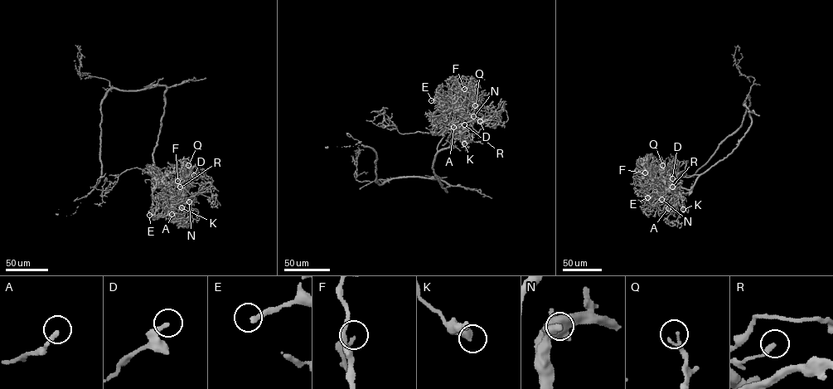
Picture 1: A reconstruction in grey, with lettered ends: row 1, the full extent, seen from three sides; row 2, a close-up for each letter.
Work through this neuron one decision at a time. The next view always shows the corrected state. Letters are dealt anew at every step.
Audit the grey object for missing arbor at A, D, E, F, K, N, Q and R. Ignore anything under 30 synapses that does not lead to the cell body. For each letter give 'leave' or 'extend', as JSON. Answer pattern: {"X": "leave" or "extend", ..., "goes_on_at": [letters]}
{"A": "leave", "D": "leave", "E": "leave", "F": "leave", "K": "leave", "N": "leave", "Q": "leave", "R": "leave", "goes_on_at": []}

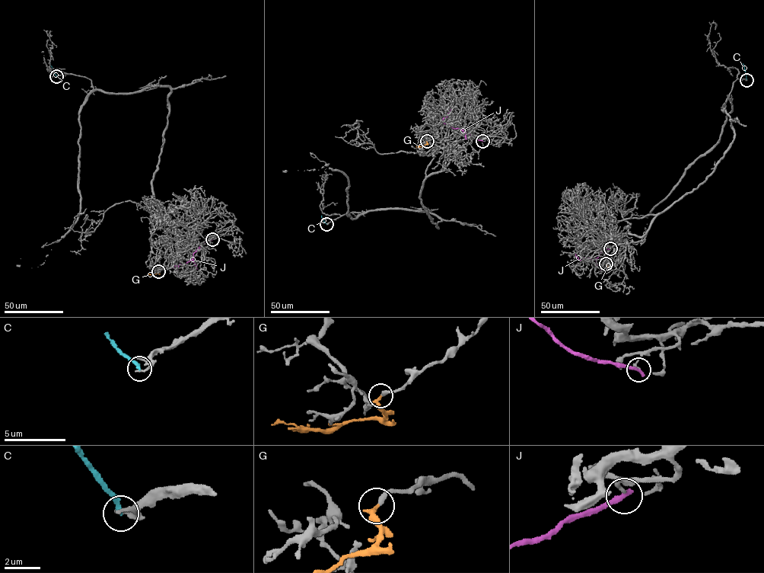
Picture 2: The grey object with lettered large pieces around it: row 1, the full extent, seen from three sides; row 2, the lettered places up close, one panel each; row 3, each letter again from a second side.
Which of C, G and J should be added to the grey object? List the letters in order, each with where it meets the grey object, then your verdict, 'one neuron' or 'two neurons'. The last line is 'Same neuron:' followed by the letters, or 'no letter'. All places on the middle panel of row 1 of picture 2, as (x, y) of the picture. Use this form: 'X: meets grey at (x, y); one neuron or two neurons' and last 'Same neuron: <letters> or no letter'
C: meets grey at (326, 224); two neurons
G: meets grey at (427, 141); one neuron
J: meets grey at (482, 141); two neurons
Same neuron: G

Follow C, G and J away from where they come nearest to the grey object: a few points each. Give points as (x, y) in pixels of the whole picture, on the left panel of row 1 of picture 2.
C: (56, 77), (50, 62)
G: (158, 271), (157, 273), (148, 274)
J: (212, 239), (199, 247), (189, 260), (172, 267), (176, 269), (179, 264)

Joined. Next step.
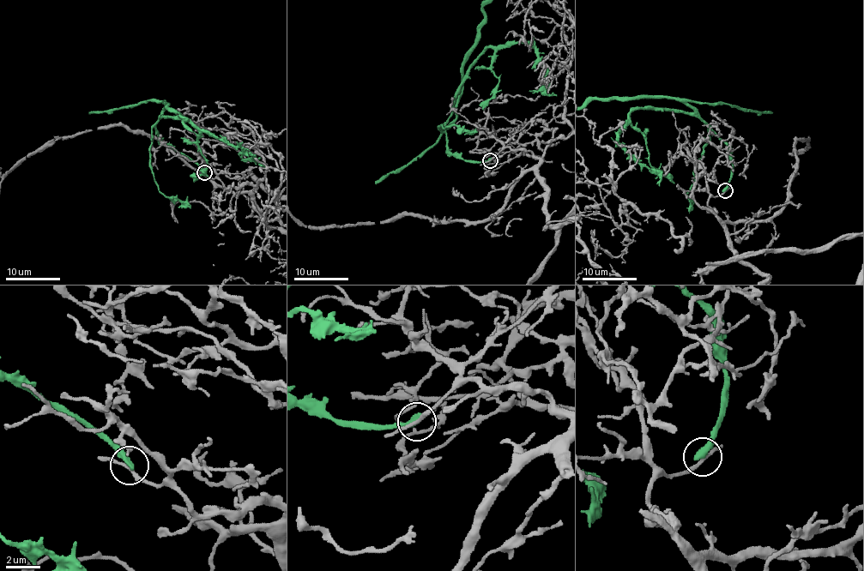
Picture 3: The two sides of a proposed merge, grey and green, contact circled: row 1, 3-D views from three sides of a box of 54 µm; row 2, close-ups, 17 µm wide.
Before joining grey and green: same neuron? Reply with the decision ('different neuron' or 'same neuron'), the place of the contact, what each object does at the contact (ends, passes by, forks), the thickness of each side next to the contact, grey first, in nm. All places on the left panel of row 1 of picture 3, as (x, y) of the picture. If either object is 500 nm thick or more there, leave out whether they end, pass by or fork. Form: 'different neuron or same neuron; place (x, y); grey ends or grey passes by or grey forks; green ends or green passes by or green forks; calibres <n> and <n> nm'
different neuron; place (204, 172); grey passes by; green ends; calibres 190 and 400 nm

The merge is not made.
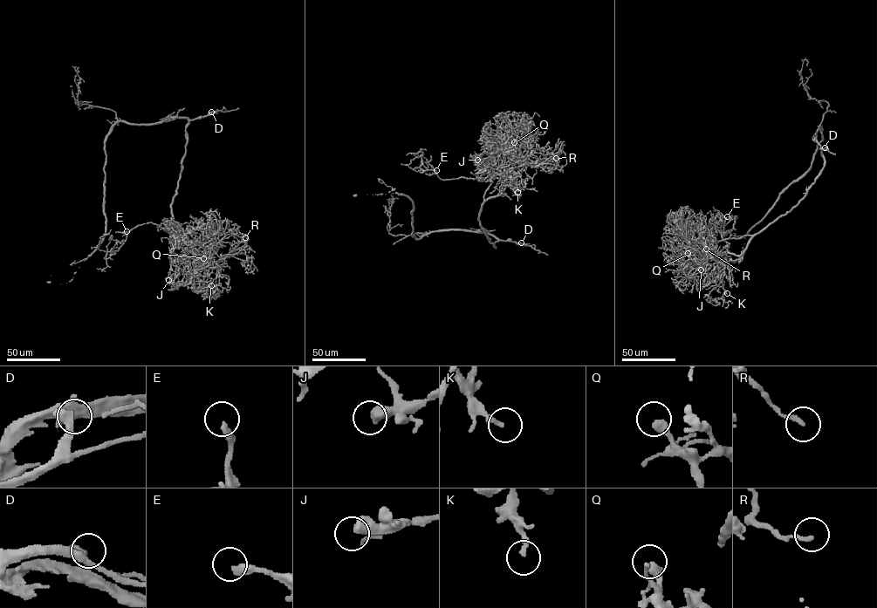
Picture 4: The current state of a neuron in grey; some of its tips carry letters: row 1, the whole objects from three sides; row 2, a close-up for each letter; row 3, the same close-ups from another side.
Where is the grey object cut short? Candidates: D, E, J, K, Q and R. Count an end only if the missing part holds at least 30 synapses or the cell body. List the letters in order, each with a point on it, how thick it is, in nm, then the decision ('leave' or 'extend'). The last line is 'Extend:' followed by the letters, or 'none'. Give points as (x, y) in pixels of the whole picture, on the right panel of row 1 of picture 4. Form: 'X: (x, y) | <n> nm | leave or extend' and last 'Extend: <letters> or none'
D: (825, 147) | 320 nm | extend
E: (727, 216) | 320 nm | extend
J: (701, 269) | 500 nm | leave
K: (727, 293) | 200 nm | leave
Q: (688, 253) | 380 nm | leave
R: (706, 249) | 170 nm | extend
Extend: D, E, R

